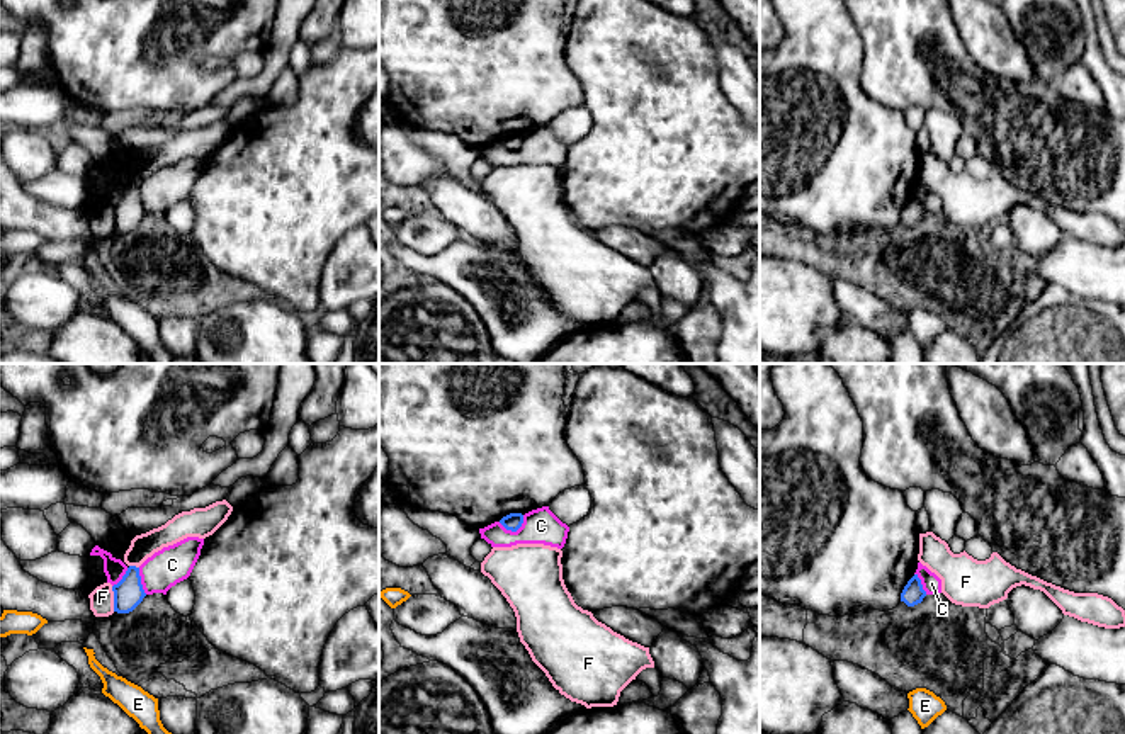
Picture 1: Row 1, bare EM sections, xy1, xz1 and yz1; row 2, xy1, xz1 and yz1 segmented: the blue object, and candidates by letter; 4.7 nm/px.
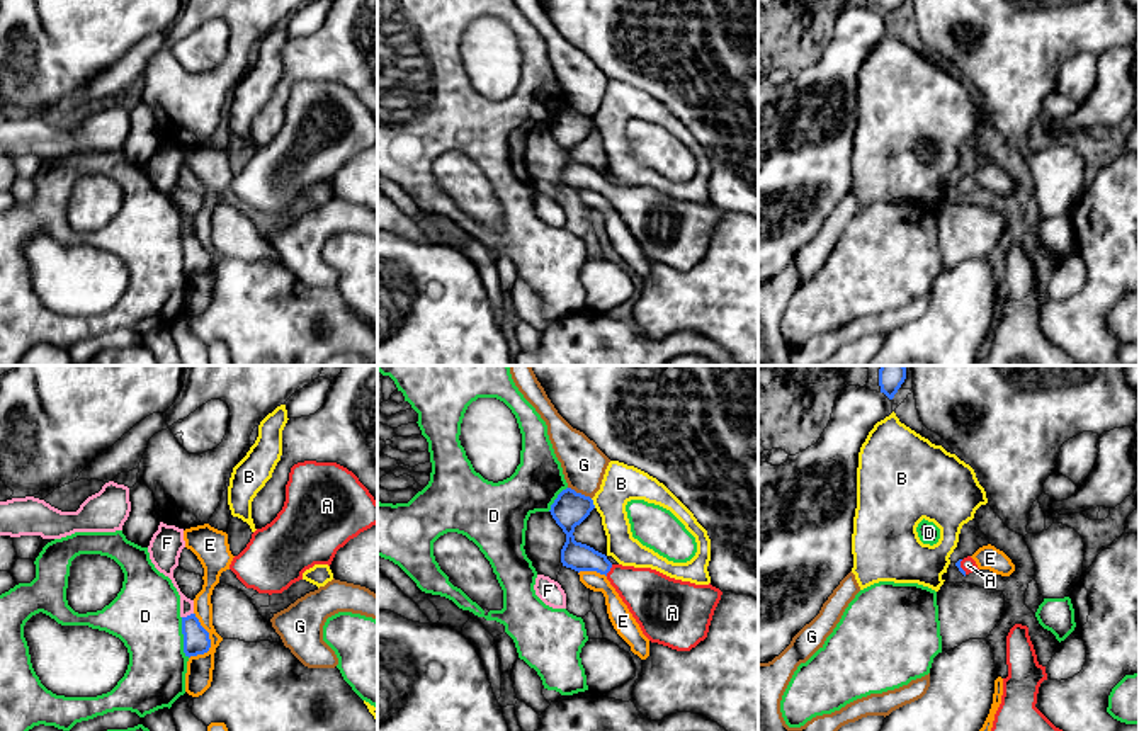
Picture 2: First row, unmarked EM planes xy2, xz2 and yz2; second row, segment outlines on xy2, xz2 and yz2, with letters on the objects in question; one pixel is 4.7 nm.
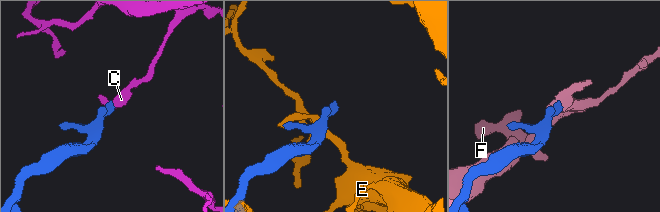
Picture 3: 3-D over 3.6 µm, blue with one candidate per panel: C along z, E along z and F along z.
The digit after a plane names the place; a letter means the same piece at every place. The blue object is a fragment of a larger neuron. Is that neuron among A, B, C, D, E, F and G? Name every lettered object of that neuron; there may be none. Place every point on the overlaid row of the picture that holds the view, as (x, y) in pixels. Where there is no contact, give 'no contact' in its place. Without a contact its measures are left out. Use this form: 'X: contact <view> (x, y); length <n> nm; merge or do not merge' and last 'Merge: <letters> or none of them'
A: contact xz2 (609, 570); length 70 nm; merge
B: contact xz2 (592, 504); length 50 nm; do not merge
C: contact xz1 (514, 530); length 130 nm; do not merge
D: contact xy2 (184, 638); length 200 nm; do not merge
E: contact xy2 (209, 641); length 220 nm; do not merge
F: contact xy1 (114, 598); length 120 nm; do not merge
G: contact xz2 (580, 493); length 130 nm; do not merge
Merge: A

